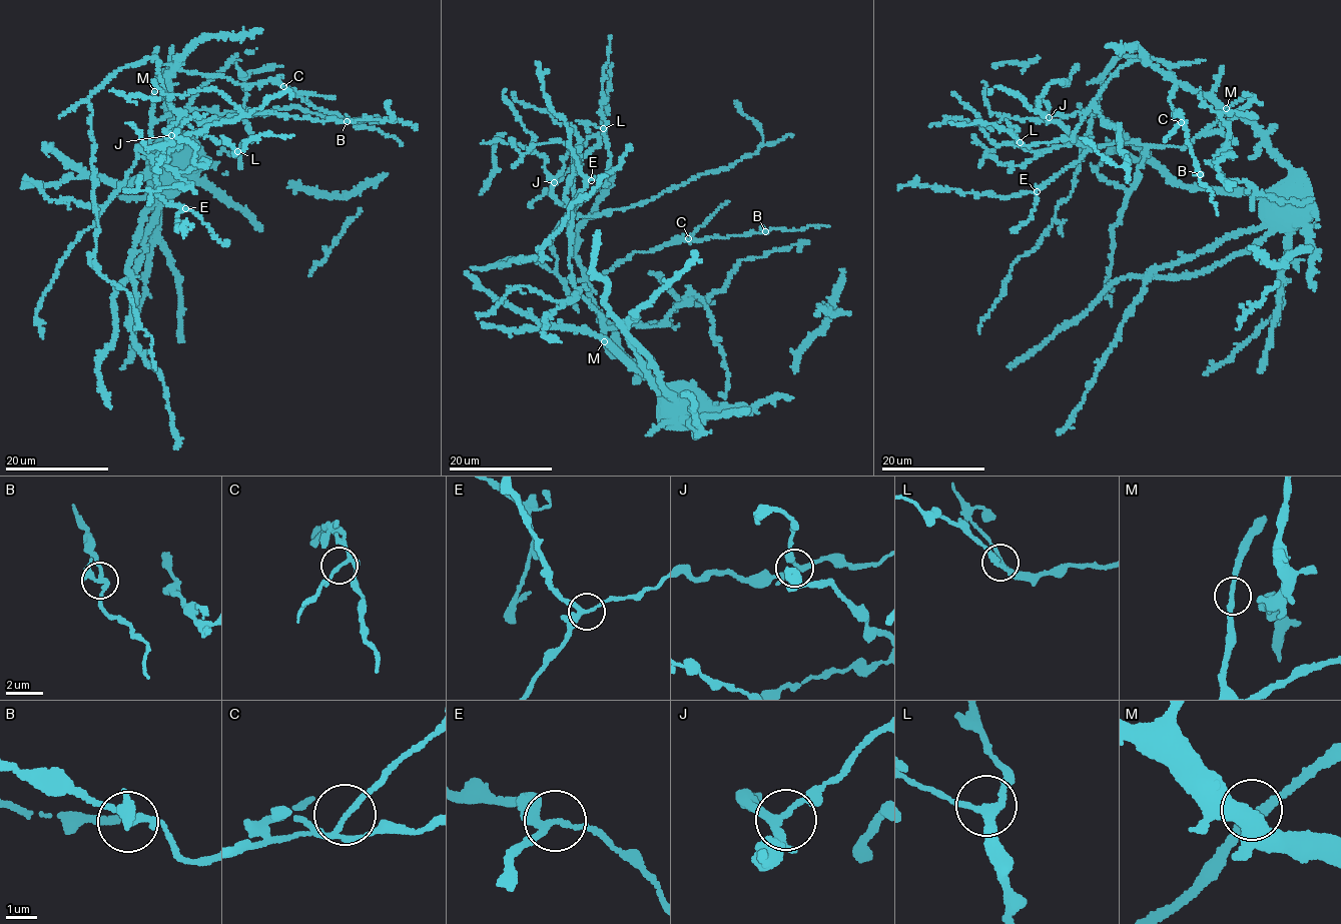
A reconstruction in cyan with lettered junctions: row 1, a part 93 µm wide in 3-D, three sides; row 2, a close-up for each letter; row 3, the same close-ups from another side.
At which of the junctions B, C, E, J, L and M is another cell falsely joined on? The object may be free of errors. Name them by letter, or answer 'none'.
C

